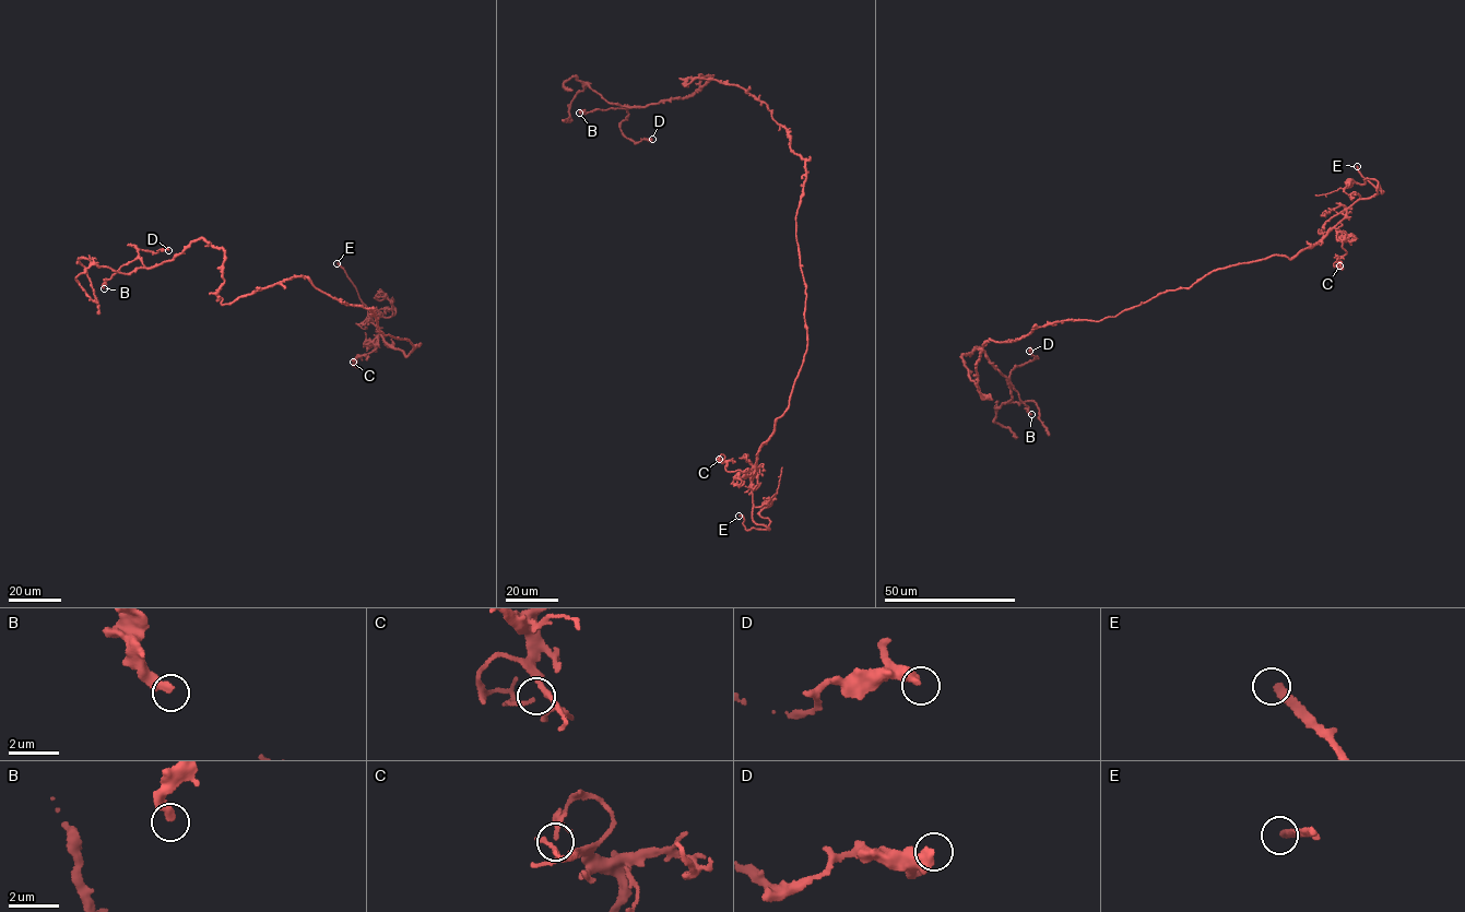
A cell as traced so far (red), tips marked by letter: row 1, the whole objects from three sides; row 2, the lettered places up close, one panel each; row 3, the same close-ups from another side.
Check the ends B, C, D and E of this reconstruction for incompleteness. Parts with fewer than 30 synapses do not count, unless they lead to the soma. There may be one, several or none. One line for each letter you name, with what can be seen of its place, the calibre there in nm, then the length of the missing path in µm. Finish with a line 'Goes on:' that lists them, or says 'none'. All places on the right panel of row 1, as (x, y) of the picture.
E: at (1357, 166); 320 nm thick; about 10 µm are missing
Goes on: E

